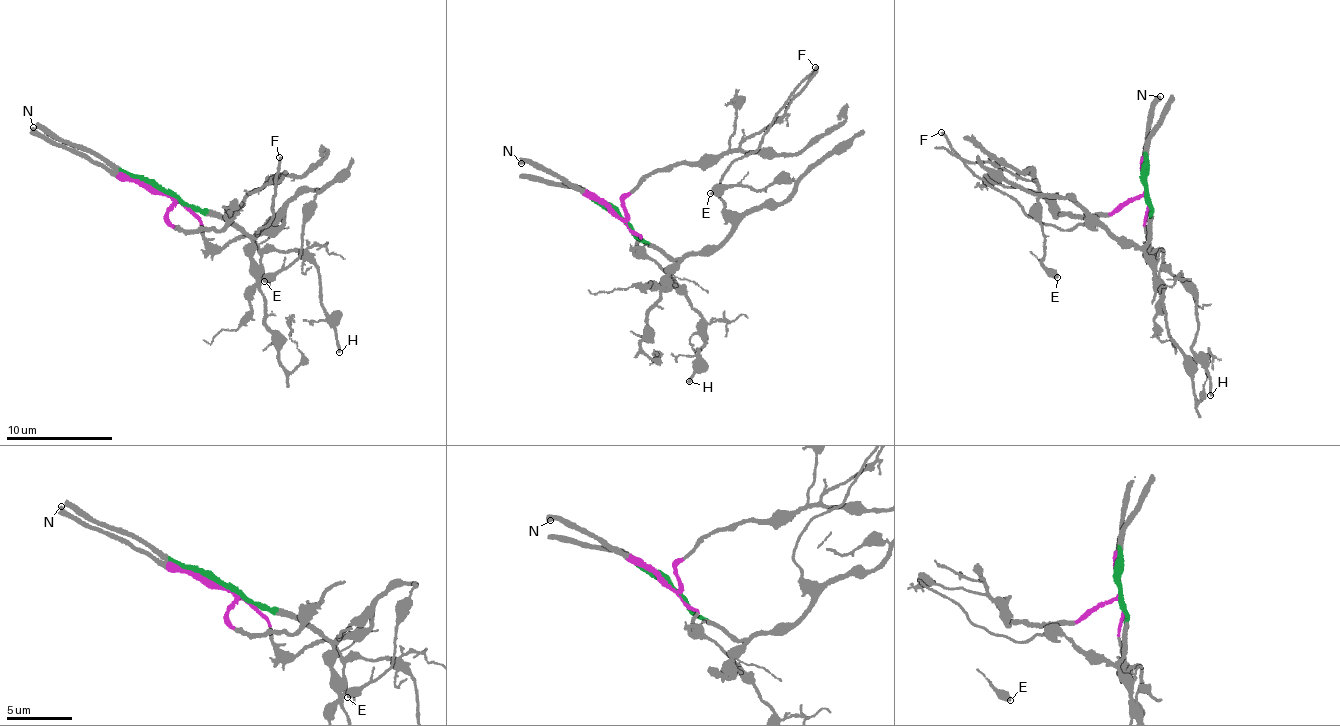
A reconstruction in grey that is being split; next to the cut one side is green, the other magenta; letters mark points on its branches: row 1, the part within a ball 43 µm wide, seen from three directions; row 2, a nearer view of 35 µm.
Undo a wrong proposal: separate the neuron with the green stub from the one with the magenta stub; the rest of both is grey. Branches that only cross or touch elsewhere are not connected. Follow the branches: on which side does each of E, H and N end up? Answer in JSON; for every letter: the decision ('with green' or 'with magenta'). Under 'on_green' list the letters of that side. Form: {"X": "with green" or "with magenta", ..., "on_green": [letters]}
{"E": "with green", "H": "with magenta", "N": "with magenta", "on_green": ["E"]}

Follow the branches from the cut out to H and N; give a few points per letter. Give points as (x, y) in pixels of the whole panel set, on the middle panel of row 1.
H: (618, 216), (638, 234), (635, 240), (645, 254), (696, 312), (707, 341), (696, 351), (689, 381)
N: (618, 216), (539, 169), (521, 163)

